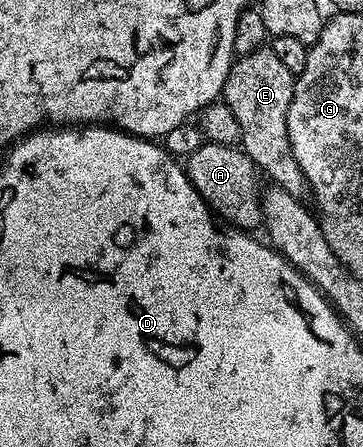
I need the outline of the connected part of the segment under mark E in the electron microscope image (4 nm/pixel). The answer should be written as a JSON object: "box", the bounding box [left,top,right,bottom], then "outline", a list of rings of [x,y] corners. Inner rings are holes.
{"box":[221,47,308,199],"outline":[[[268,47],[243,53],[235,60],[228,71],[228,77],[222,88],[221,100],[231,108],[240,125],[240,148],[254,163],[259,174],[271,177],[279,189],[288,191],[288,195],[302,199],[307,196],[308,186],[296,155],[288,143],[288,103],[292,103],[295,74],[276,59]]]}

